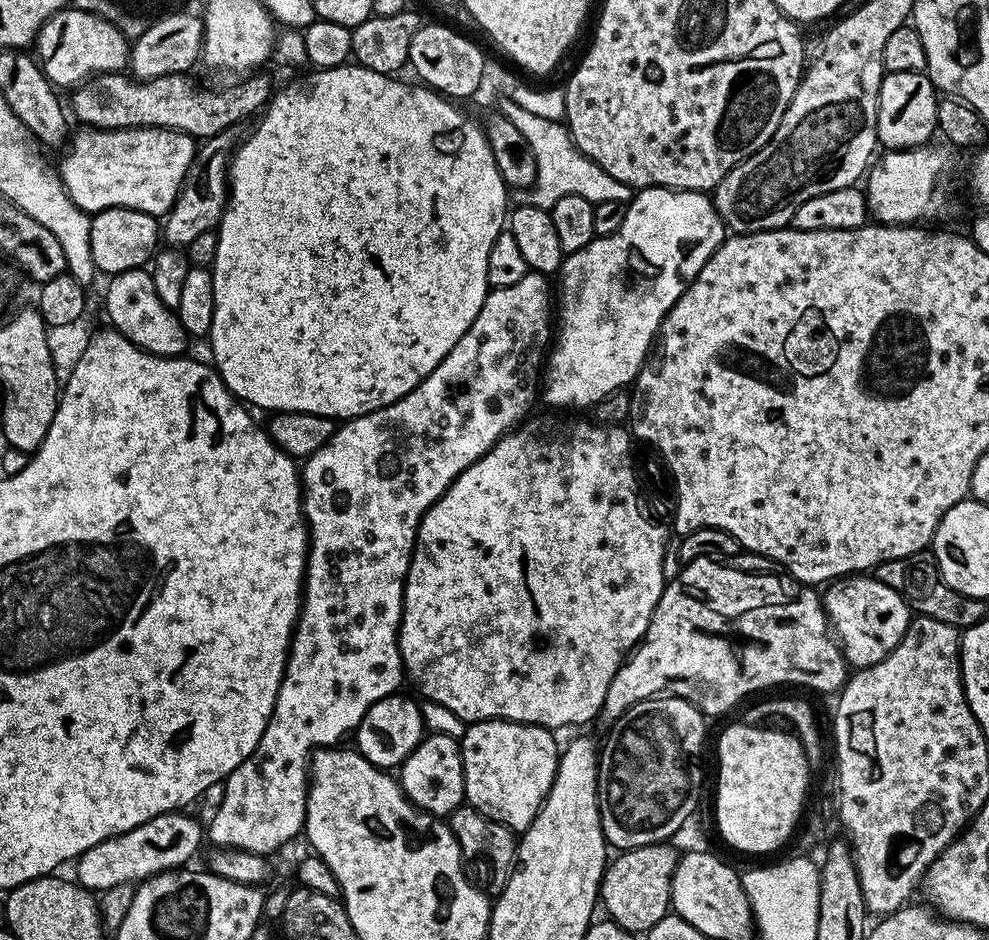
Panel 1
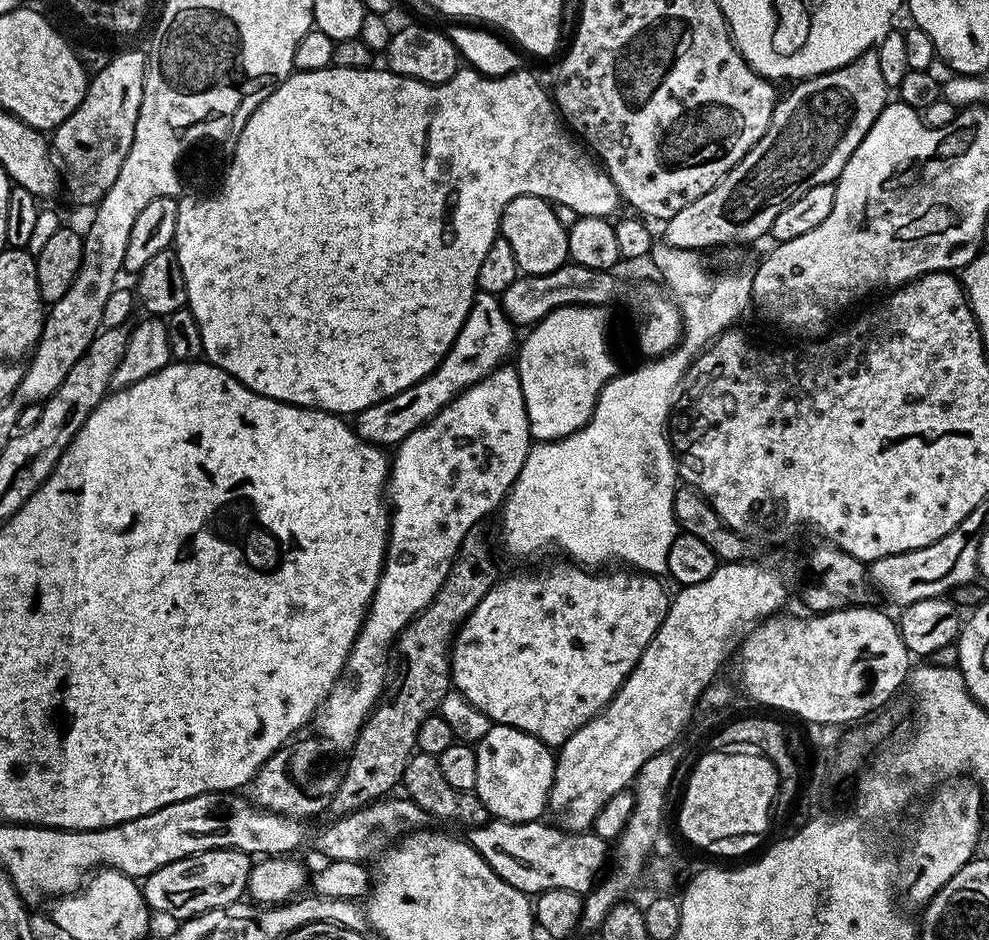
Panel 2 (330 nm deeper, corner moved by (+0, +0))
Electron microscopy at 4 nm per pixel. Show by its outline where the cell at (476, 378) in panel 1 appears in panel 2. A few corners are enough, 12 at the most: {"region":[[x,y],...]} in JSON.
{"region":[[501,366],[391,453],[388,548],[314,725],[345,750],[396,635],[533,443]]}

